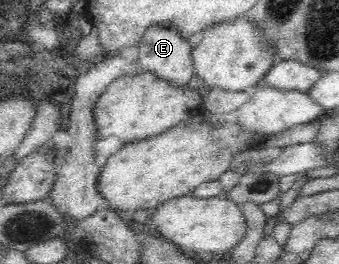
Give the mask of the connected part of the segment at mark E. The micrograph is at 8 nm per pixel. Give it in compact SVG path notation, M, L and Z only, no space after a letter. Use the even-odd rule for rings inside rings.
M152 25L145 30L143 39L138 43L139 65L141 71L155 73L160 79L175 86L187 86L194 74L191 45L175 26Z

